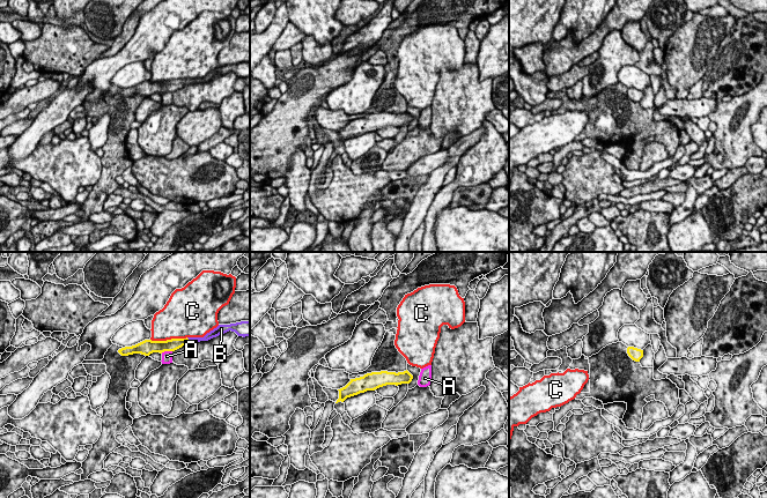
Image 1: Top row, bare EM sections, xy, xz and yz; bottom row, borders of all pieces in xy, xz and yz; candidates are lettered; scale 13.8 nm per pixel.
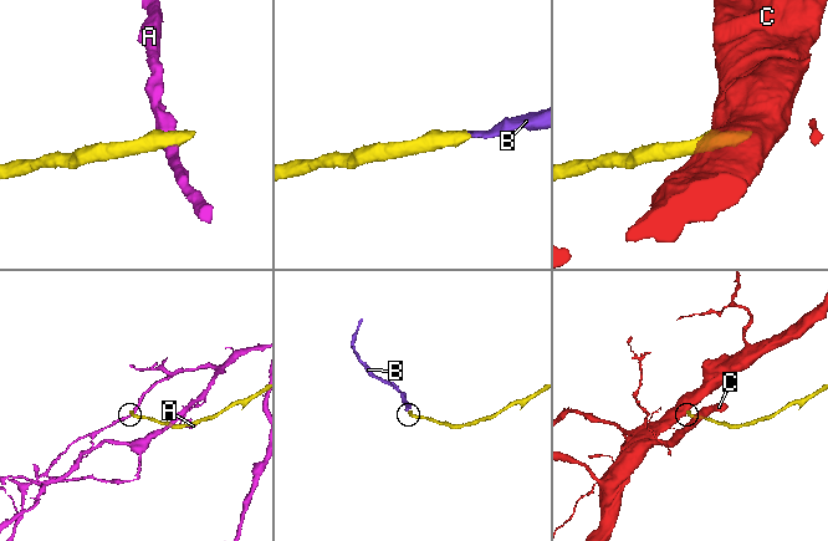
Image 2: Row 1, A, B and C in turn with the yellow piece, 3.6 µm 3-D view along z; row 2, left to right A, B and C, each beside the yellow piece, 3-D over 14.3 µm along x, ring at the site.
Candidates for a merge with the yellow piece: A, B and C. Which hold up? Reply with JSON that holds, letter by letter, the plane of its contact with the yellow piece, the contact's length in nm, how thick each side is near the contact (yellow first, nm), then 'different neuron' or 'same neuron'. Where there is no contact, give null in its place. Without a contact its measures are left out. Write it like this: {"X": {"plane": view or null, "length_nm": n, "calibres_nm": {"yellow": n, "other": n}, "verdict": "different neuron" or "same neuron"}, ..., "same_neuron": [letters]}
{"A": {"plane": "xy", "length_nm": 160, "calibres_nm": {"yellow": 200, "other": 160}, "verdict": "different neuron"}, "B": {"plane": "xy", "length_nm": 80, "calibres_nm": {"yellow": 170, "other": 100}, "verdict": "same neuron"}, "C": {"plane": "xy", "length_nm": 500, "calibres_nm": {"yellow": 170, "other": 440}, "verdict": "different neuron"}, "same_neuron": ["B"]}

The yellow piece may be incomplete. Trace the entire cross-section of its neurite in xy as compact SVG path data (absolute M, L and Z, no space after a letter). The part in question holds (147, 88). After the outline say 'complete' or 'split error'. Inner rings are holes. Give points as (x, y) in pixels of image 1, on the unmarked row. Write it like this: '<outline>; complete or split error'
M250 61L230 66L219 66L216 69L207 74L204 79L171 80L167 82L145 81L135 87L121 89L118 91L118 94L121 97L128 97L133 95L149 97L153 94L162 95L164 92L175 92L185 87L186 84L208 82L229 72L235 73L238 77L250 77Z; split error

